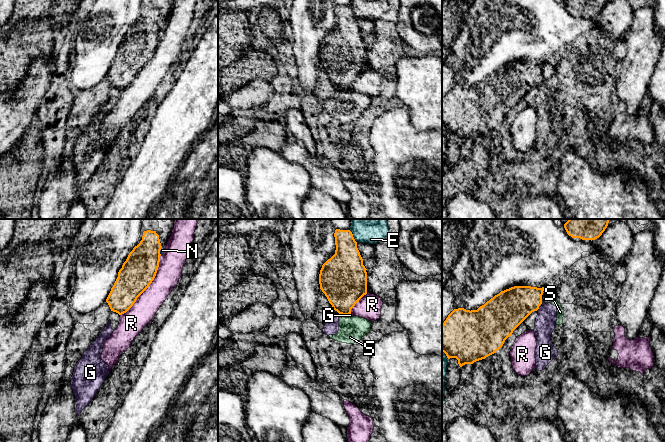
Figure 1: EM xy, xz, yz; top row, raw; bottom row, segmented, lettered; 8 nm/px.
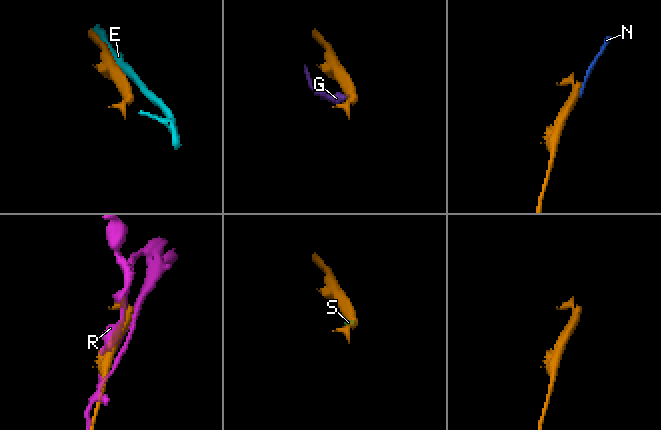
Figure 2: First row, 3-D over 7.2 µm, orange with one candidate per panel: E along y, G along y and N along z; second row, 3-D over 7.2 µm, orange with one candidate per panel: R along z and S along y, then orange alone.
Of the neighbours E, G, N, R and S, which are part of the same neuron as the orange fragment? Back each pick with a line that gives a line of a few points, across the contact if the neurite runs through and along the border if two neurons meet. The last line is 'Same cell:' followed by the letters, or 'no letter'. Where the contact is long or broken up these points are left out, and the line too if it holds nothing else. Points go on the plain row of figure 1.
Same cell: no letter

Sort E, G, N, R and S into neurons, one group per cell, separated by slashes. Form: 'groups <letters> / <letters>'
groups E / G N S / R

